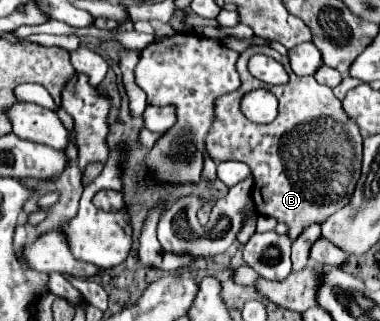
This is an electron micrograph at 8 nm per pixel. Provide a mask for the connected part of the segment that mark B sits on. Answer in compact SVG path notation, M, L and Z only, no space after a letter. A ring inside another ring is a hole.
M251 47L241 53L237 71L241 75L241 89L217 101L217 121L213 123L213 129L209 131L205 142L207 155L215 163L227 159L245 161L251 167L255 179L255 209L265 217L287 223L287 235L297 239L305 227L323 223L329 215L343 209L349 203L355 191L355 183L361 175L359 127L345 113L341 101L331 91L341 83L341 73L321 65L315 77L297 77L291 71L289 59L271 47ZM253 51L269 55L285 65L289 83L263 85L259 79L255 79L247 71L247 61L253 57ZM257 87L269 89L279 101L279 115L269 125L255 125L239 109L241 95Z

